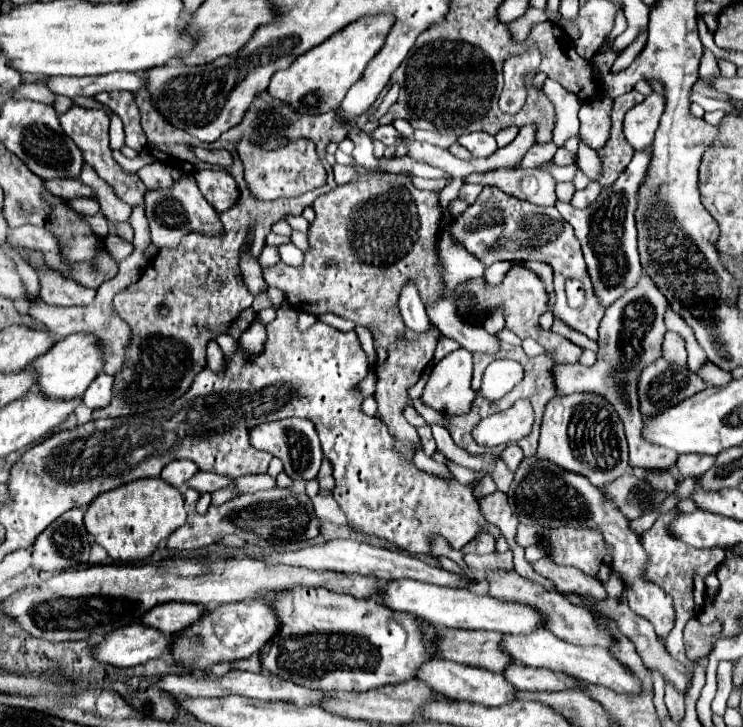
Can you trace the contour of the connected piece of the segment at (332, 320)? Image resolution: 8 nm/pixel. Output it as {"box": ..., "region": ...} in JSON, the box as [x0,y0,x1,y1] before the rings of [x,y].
{"box":[318,314,356,332],"region":[[[320,314],[318,320],[330,324],[330,326],[336,328],[336,330],[342,330],[342,332],[348,332],[348,330],[354,330],[354,328],[356,328],[356,324],[354,324],[352,320],[340,318],[340,316],[336,316],[336,314]]]}

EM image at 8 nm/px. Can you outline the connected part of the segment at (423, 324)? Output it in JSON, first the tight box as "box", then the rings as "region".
{"box":[398,282,432,332],"region":[[[406,282],[406,286],[402,288],[398,298],[398,308],[407,328],[415,332],[427,331],[431,328],[432,323],[426,316],[424,304],[420,300],[420,294],[414,282]]]}

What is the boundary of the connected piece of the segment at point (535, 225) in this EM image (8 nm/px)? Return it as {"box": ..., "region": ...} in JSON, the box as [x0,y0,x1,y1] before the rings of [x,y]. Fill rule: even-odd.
{"box":[450,186,606,340],"region":[[[486,186],[482,194],[476,198],[472,206],[468,206],[462,214],[458,214],[452,220],[450,226],[450,236],[464,246],[472,256],[480,258],[486,266],[492,266],[498,260],[516,260],[516,262],[526,262],[526,260],[538,260],[546,262],[554,270],[554,288],[556,288],[556,306],[554,306],[554,316],[564,320],[568,326],[574,330],[586,334],[588,338],[596,340],[598,338],[598,326],[600,320],[606,312],[606,306],[596,298],[594,286],[588,276],[588,268],[584,264],[584,257],[578,238],[574,236],[572,226],[558,214],[556,208],[542,208],[534,206],[530,202],[518,200],[496,186]],[[566,278],[578,278],[584,282],[586,288],[586,306],[584,310],[574,310],[566,302],[566,292],[564,292],[564,282]]]}

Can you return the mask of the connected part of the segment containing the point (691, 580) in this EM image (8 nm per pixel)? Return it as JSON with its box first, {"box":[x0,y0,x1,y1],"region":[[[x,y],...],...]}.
{"box":[642,514,724,688],"region":[[[662,514],[650,530],[642,532],[642,546],[650,556],[648,570],[646,570],[648,578],[652,582],[656,582],[660,588],[664,588],[674,600],[676,624],[666,638],[666,648],[672,654],[672,658],[678,658],[680,664],[684,664],[688,668],[688,678],[690,678],[688,688],[690,688],[690,684],[692,684],[692,662],[686,658],[686,650],[684,650],[684,642],[682,642],[682,628],[704,606],[704,588],[706,588],[704,576],[706,574],[700,574],[700,572],[712,572],[724,560],[724,550],[722,548],[696,550],[694,546],[686,546],[684,542],[678,542],[674,536],[668,534],[668,524],[670,524],[672,518],[676,518],[676,514]]]}

